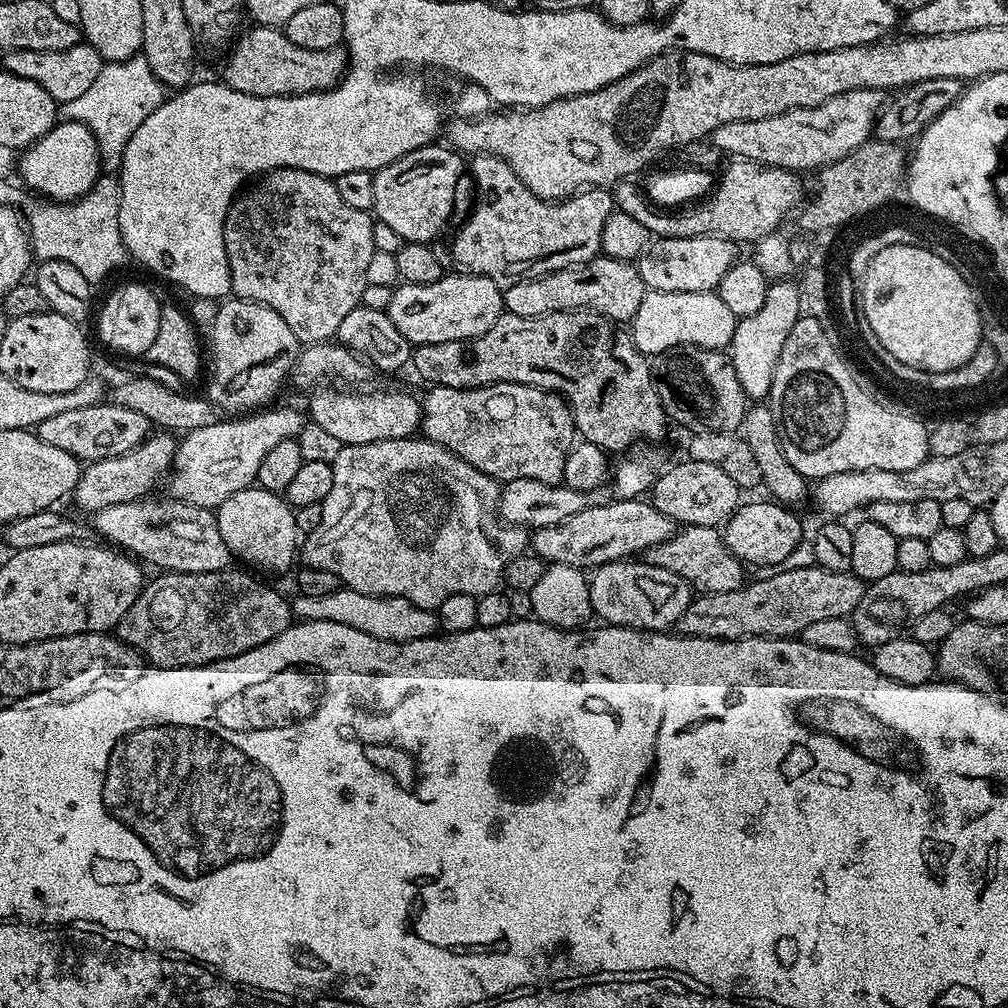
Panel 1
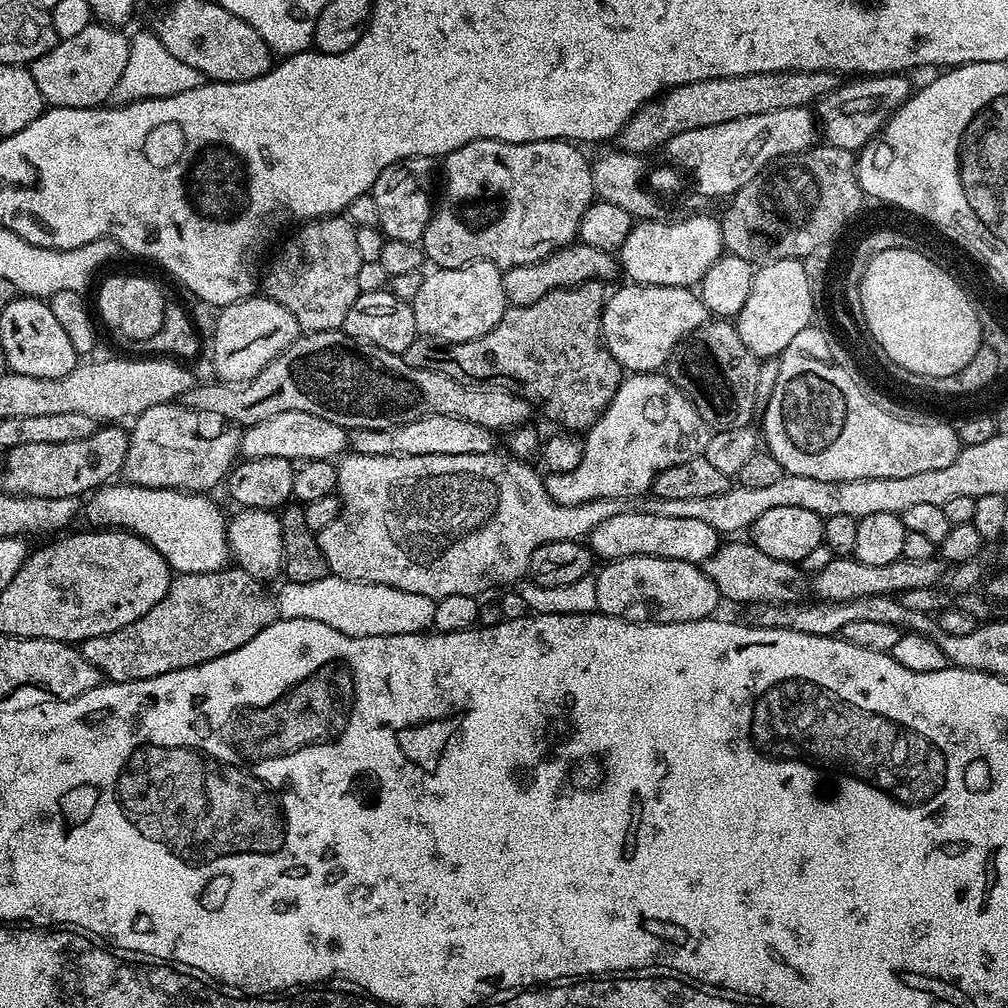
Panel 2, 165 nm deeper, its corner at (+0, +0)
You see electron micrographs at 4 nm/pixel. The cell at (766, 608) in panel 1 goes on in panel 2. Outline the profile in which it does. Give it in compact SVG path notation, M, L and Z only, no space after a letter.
M832 558L829 564L811 581L810 588L815 599L820 602L850 602L854 598L867 596L896 596L910 590L937 587L944 579L946 564L939 558L928 561L908 561L906 559L886 562L886 566L866 566L854 558Z

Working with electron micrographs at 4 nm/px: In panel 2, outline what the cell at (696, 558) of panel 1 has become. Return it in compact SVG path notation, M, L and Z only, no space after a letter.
M732 538L721 543L714 554L704 565L704 573L718 586L721 597L725 601L733 600L736 604L795 604L809 595L810 580L804 577L800 564L782 562L778 558L770 558L770 554L762 554L758 546L751 542L743 544L740 538Z

